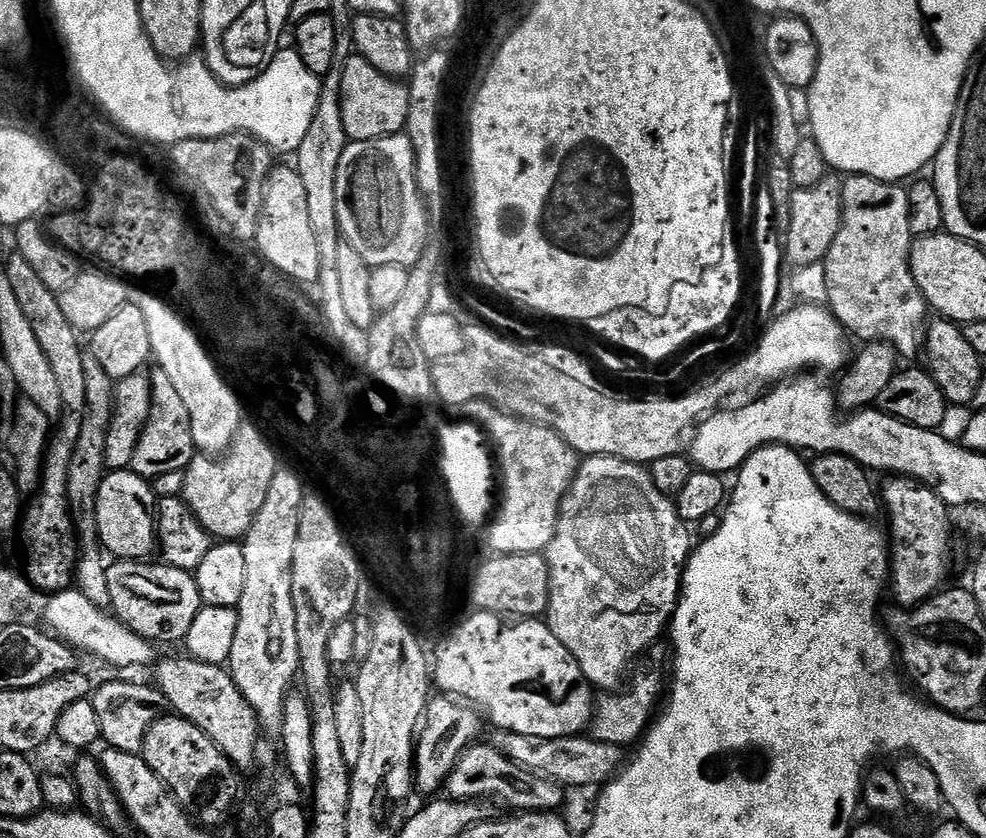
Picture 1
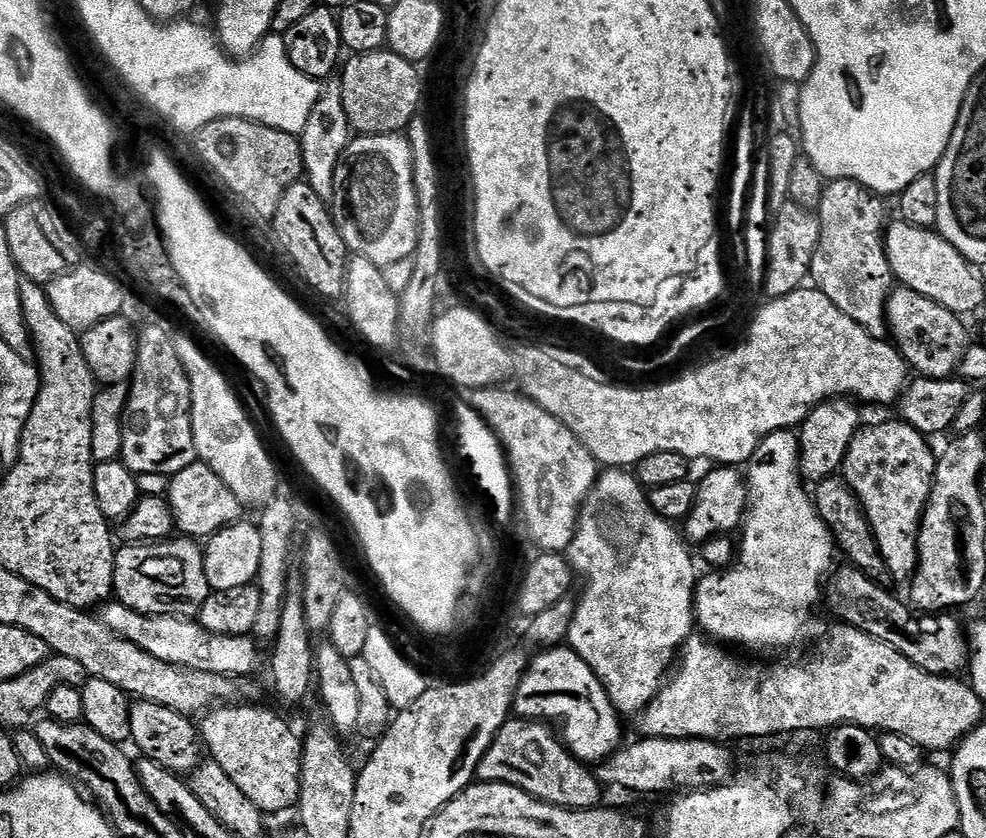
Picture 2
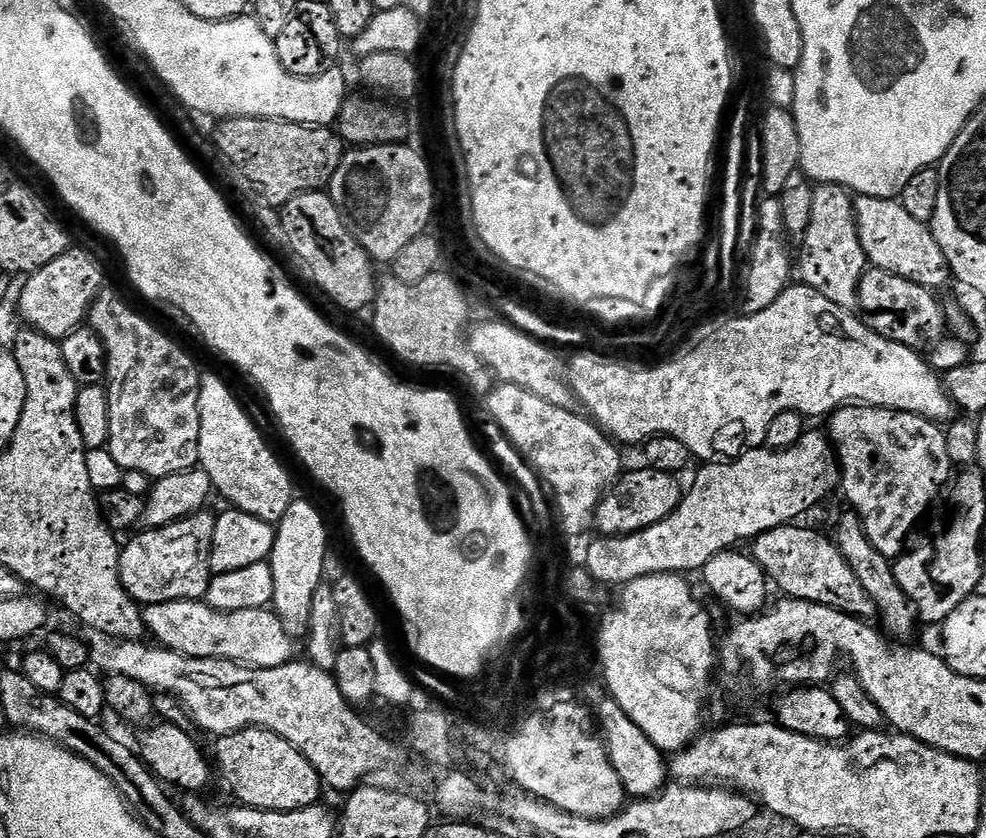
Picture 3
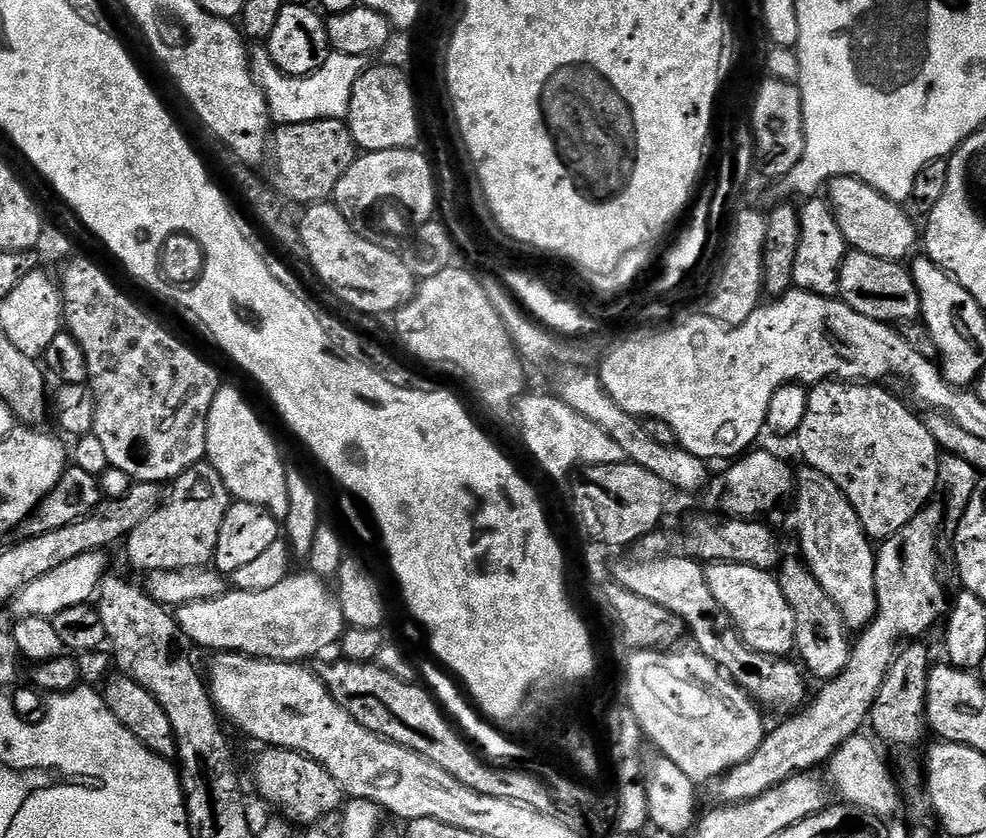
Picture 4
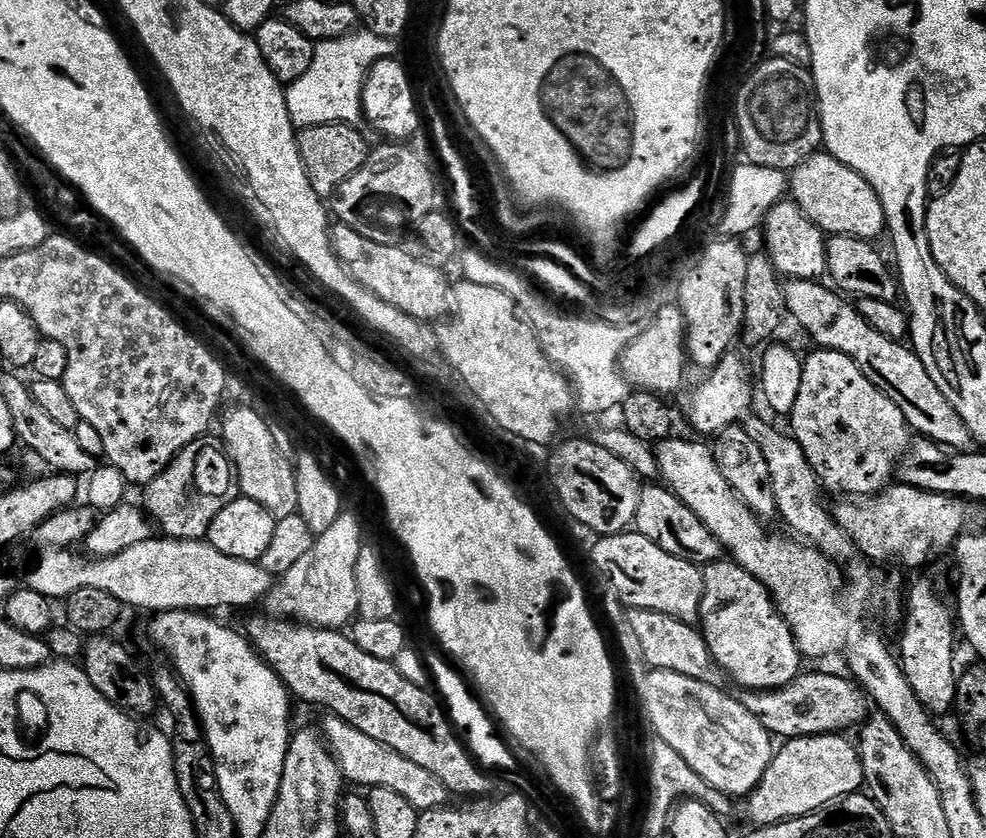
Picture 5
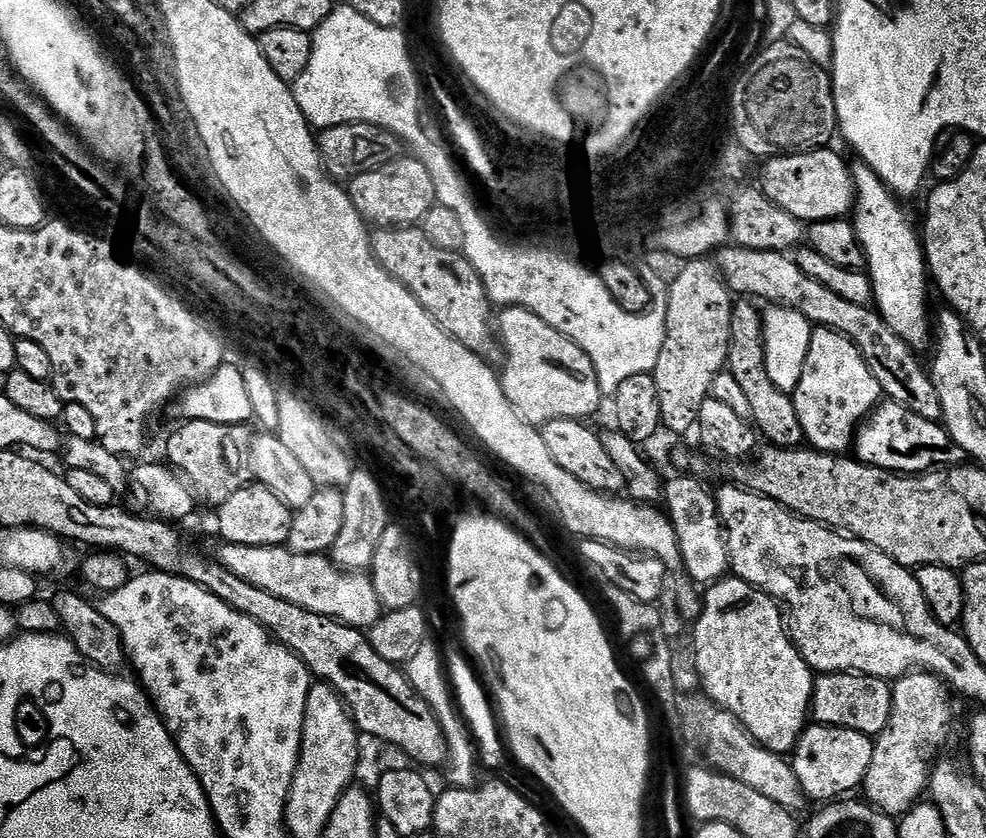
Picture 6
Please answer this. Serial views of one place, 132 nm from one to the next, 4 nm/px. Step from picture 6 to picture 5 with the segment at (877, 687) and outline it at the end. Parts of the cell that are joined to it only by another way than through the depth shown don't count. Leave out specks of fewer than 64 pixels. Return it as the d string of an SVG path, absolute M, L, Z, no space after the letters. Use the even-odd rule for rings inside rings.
M802 672L786 687L748 689L739 687L736 700L757 717L773 737L782 740L831 735L861 727L869 719L872 703L868 693L851 677L826 672Z

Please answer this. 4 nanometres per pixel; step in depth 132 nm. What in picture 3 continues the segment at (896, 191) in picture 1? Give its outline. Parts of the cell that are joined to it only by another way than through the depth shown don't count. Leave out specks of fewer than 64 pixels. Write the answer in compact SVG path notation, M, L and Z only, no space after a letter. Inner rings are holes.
M842 184L815 185L814 202L810 206L810 226L806 226L806 234L799 244L799 283L818 290L818 294L822 294L822 298L830 298L834 306L855 309L862 274L868 271L870 265L858 238L856 206L853 193L849 189Z

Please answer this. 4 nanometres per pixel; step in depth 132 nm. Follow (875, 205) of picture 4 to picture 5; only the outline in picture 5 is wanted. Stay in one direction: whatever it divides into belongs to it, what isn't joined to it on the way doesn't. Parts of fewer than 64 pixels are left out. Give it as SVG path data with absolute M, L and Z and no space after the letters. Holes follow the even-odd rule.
M827 151L815 152L810 158L803 160L798 167L791 169L790 196L802 210L802 214L806 214L806 218L810 218L810 222L814 222L828 236L853 236L876 242L879 241L879 236L885 235L888 219L882 210L882 202L878 194L874 194L870 182L866 182L862 174L850 170L850 166L838 162L838 158L828 155Z

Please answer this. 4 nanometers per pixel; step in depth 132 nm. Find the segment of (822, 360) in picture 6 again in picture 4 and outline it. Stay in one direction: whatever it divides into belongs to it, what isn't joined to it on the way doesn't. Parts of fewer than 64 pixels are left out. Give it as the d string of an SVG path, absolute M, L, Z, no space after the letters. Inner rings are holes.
M825 380L822 384L813 384L808 388L806 418L802 418L800 431L794 440L800 443L803 463L816 468L854 506L864 532L876 542L883 542L894 535L910 518L923 512L928 500L937 491L938 466L942 450L936 444L923 419L915 416L902 401L887 392L887 387L872 382L837 382Z

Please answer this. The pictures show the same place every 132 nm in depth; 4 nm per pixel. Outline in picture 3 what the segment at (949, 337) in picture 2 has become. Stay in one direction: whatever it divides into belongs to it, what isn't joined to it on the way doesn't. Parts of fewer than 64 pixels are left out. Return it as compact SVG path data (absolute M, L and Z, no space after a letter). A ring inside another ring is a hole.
M869 267L858 286L858 308L864 323L882 338L907 348L928 350L946 336L946 310L936 301L936 296L933 289L910 282L910 278L898 278L890 270Z

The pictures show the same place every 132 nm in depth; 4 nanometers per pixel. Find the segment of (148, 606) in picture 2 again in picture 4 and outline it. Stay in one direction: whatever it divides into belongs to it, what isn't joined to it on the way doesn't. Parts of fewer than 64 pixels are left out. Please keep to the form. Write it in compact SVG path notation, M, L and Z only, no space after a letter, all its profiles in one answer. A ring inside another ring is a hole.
M201 462L190 466L178 479L171 481L170 491L154 514L128 536L129 562L143 574L207 569L216 559L222 518L226 518L226 510L233 502L226 482L222 482L222 474L218 474L212 464Z

